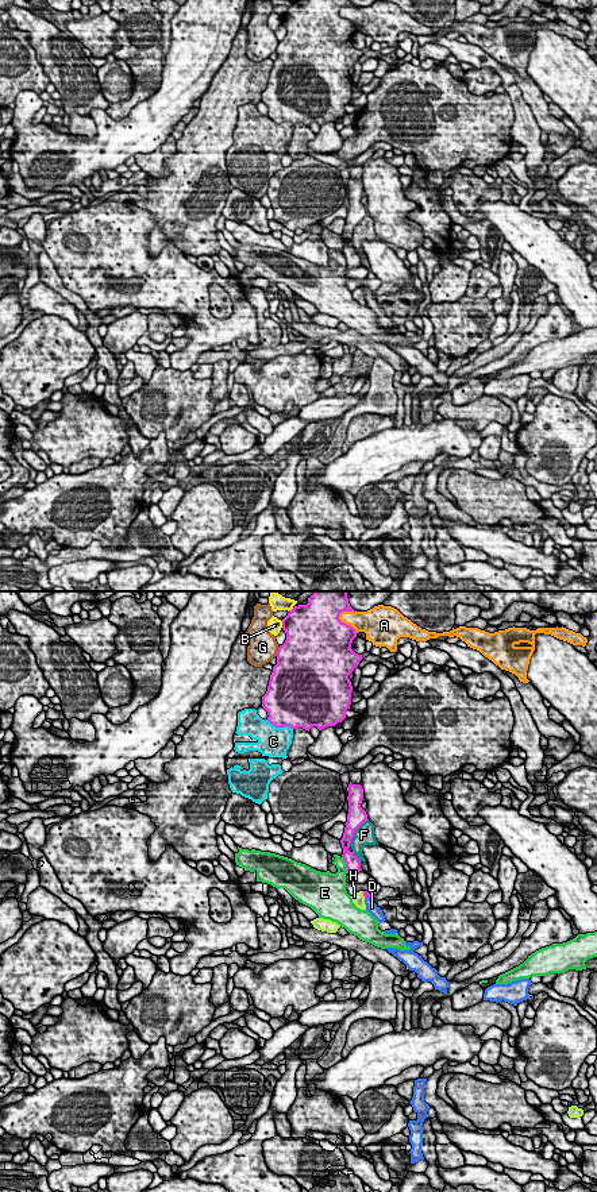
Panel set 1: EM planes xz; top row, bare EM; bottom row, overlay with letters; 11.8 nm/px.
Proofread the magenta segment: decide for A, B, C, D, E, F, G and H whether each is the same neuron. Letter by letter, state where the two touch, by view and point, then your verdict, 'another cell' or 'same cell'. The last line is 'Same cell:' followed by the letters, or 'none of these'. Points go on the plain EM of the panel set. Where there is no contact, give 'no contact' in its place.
A: xz (343, 18) | another cell
B: xz (282, 19) | another cell
C: xz (280, 122) | another cell
D: xz (369, 292) | same cell
E: xz (346, 259) | another cell
F: xz (354, 226) | another cell
G: xz (277, 46) | another cell
H: xz (364, 290) | another cell
Same cell: D

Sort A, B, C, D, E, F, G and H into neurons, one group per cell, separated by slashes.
A / B / C / D / E / F / G / H

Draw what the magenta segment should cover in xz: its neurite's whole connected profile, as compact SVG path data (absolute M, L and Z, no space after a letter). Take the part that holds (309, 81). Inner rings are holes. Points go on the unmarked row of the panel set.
M298 0L282 15L286 35L277 46L277 59L262 92L262 103L273 121L309 127L312 121L321 126L346 113L353 88L348 70L363 53L351 45L357 27L339 15L342 7L357 5L350 0Z

